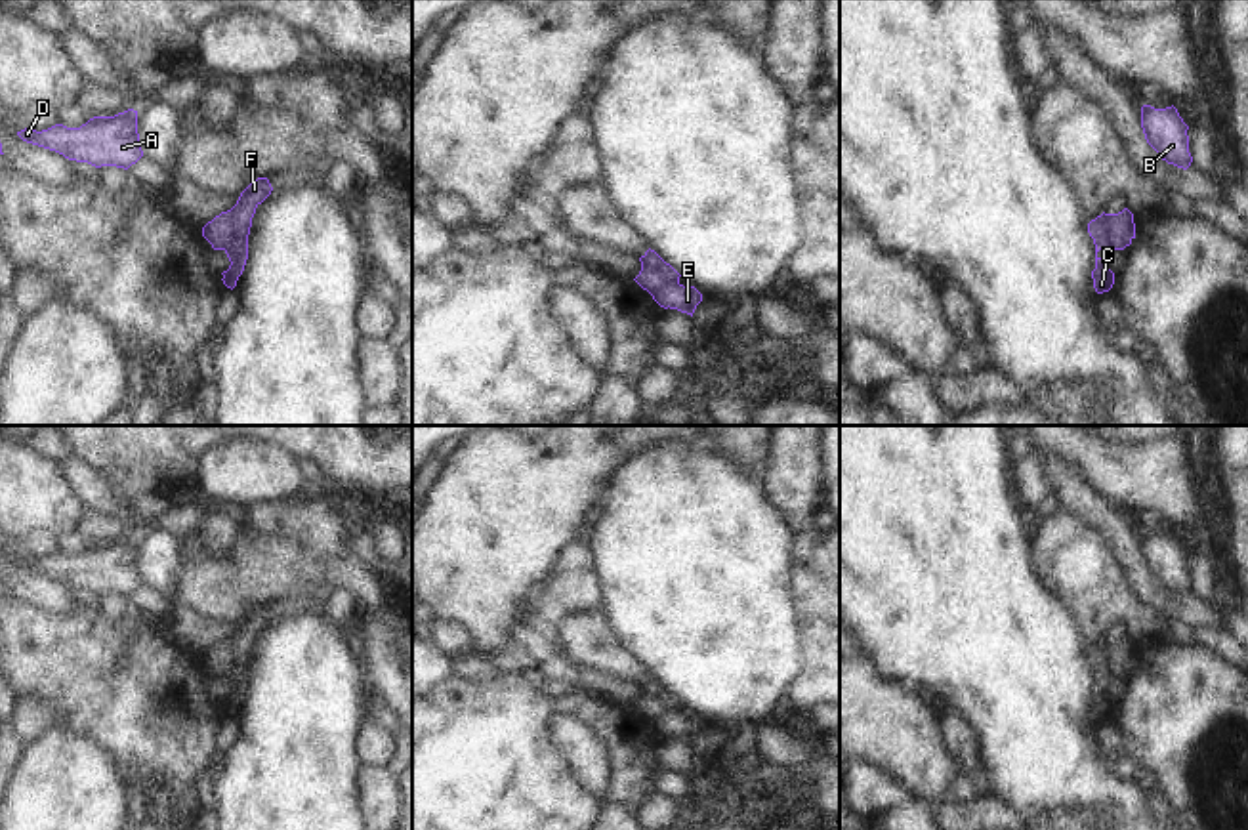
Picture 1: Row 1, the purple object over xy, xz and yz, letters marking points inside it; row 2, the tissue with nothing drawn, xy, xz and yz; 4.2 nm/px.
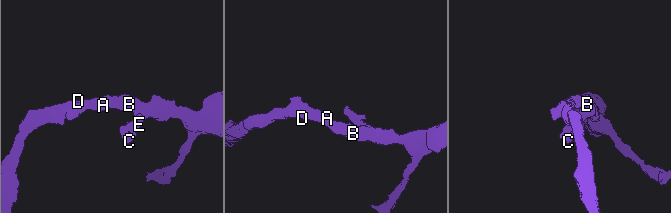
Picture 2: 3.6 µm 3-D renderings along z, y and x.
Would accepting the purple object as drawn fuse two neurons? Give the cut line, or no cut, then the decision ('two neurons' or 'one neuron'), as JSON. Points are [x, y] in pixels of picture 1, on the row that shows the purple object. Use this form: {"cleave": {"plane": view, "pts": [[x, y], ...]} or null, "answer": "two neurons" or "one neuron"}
{"cleave": null, "answer": "one neuron"}

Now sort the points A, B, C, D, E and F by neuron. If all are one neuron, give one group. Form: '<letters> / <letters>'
A B C D E F

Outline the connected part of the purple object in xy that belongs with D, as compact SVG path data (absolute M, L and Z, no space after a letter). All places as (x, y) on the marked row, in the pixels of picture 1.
M134 109L114 116L94 116L80 128L55 124L42 132L25 128L17 135L27 143L95 168L116 166L128 170L143 156L137 134L137 111Z

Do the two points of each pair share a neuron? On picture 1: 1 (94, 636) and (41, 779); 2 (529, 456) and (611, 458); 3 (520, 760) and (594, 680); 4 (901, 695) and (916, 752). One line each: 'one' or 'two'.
1: two
2: one
3: two
4: one

